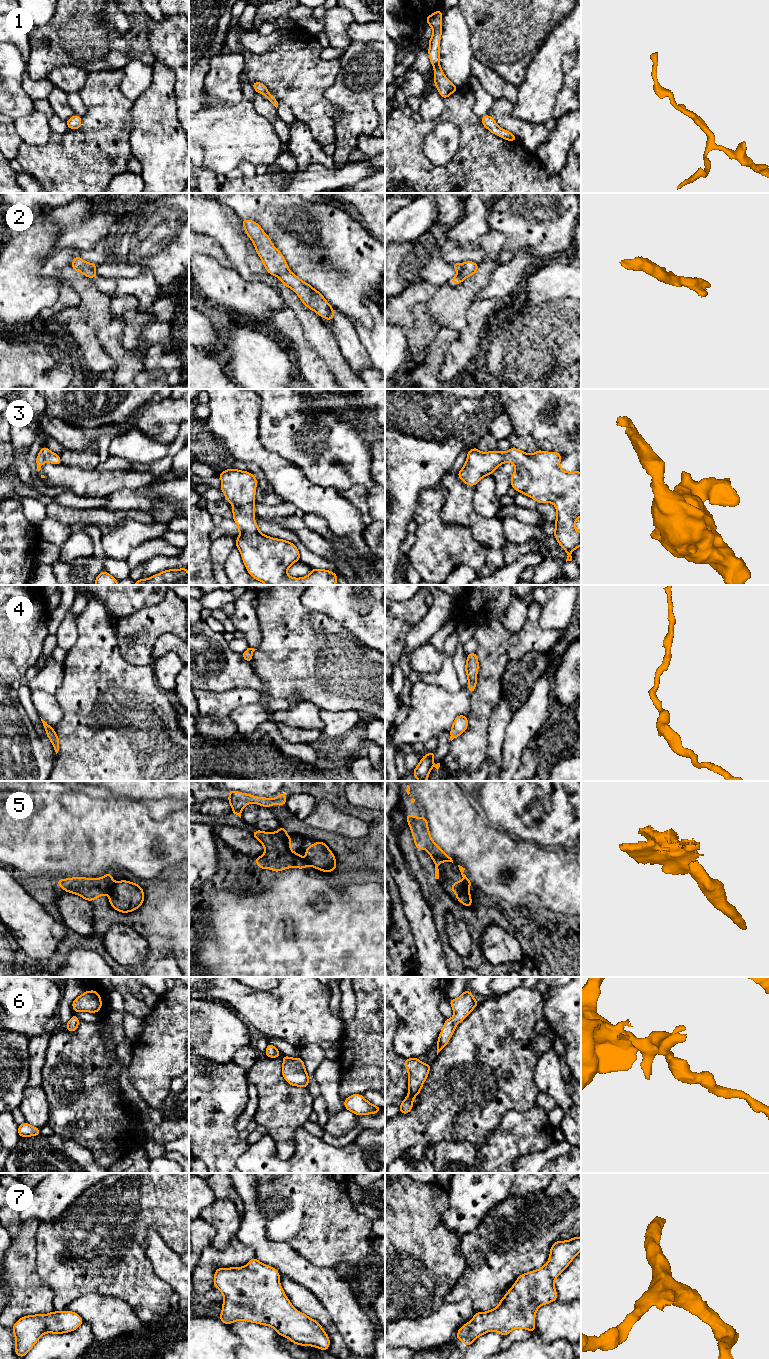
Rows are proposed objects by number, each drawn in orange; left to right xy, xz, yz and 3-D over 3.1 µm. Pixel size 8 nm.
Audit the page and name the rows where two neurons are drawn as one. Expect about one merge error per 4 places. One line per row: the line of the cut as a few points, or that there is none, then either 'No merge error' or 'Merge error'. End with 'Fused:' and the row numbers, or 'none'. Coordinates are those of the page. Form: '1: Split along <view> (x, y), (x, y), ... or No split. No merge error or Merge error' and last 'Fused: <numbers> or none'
1: No split. No merge error
2: No split. No merge error
3: No split. No merge error
4: No split. No merge error
5: No split. No merge error
6: No split. No merge error
7: No split. No merge error
Fused: none

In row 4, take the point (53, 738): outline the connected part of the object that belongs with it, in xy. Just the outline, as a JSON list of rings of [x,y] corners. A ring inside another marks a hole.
[[[41,718],[41,721],[43,723],[43,726],[45,728],[45,730],[46,730],[46,734],[48,736],[48,739],[52,742],[54,750],[55,750],[55,752],[57,754],[58,751],[59,751],[59,738],[58,738],[58,736],[56,734],[56,731],[53,730],[50,727],[50,725],[47,722],[45,722],[42,718]]]

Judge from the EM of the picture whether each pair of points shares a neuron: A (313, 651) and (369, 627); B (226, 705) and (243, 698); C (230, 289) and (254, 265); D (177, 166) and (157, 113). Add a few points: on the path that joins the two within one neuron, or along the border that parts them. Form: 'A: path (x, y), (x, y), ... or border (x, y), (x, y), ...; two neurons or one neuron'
A: border (334, 619), (338, 620), (363, 643), (372, 647); two neurons
B: path (230, 701), (239, 701); one neuron
C: border (230, 267), (246, 280), (262, 281), (265, 283); two neurons
D: path (164, 153), (162, 150), (162, 126); one neuron

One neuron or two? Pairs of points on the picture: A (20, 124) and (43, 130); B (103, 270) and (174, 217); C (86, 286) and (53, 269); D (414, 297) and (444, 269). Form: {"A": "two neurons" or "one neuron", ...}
{"A": "one neuron", "B": "one neuron", "C": "one neuron", "D": "two neurons"}

